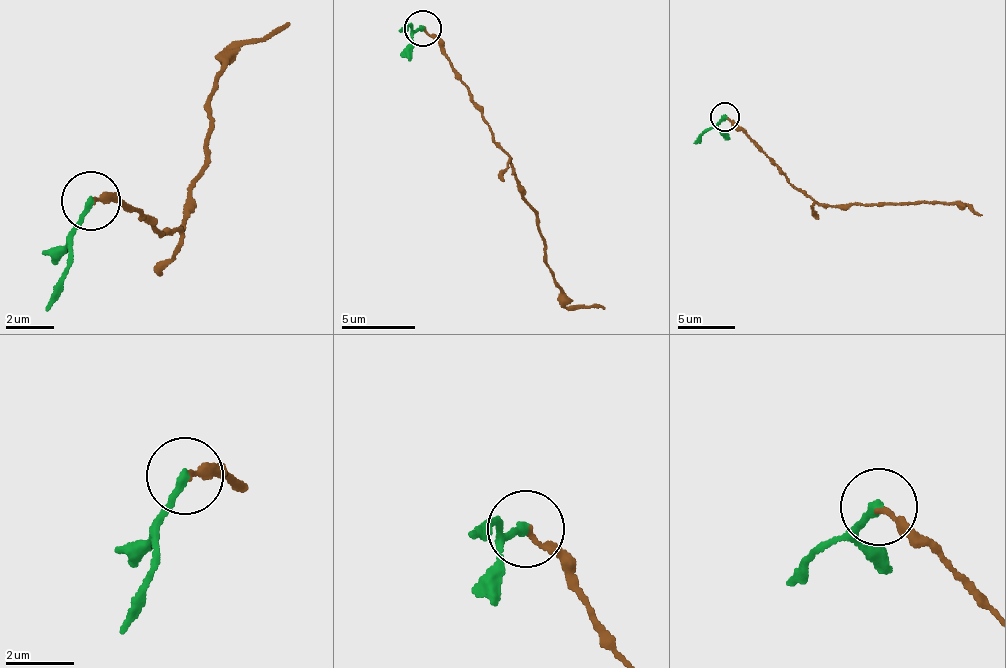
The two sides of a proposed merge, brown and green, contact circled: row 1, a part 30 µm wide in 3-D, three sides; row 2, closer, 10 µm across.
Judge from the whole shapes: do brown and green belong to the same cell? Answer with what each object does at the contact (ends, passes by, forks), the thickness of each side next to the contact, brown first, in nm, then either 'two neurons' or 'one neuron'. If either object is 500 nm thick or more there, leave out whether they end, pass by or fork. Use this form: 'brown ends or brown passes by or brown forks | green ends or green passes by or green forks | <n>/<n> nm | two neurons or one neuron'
brown ends | green ends | 170/240 nm | two neurons

